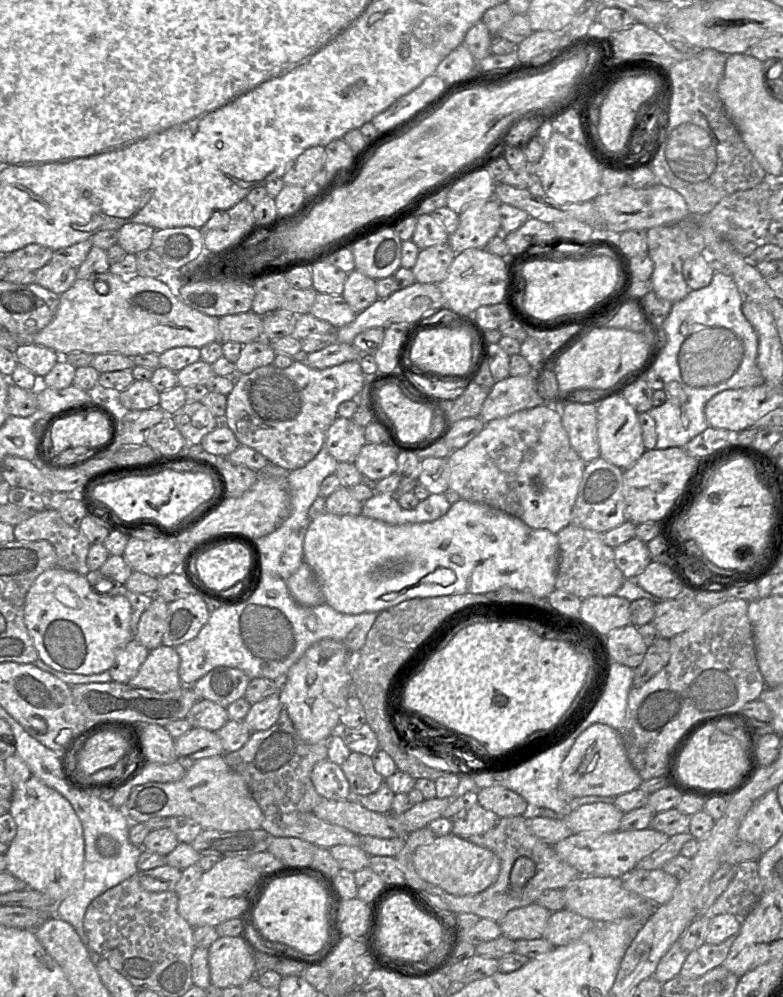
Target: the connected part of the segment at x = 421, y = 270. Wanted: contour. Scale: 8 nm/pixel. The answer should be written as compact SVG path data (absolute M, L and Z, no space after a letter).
M448 243L420 250L412 268L416 282L440 283L447 277L455 256L456 253Z

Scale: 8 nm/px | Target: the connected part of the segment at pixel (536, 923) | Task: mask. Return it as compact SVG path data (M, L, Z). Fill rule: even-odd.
M538 903L512 909L499 922L502 935L513 941L539 939L543 937L551 913Z

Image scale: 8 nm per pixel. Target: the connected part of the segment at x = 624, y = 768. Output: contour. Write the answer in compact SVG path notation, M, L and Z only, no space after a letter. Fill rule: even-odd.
M594 723L583 731L561 765L560 787L567 799L581 796L612 796L638 789L642 778L631 764L621 731L606 724Z

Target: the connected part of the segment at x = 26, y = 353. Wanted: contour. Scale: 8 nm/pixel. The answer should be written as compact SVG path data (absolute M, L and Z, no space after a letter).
M20 343L13 350L18 365L26 367L38 378L47 375L61 358L52 349L31 343Z

